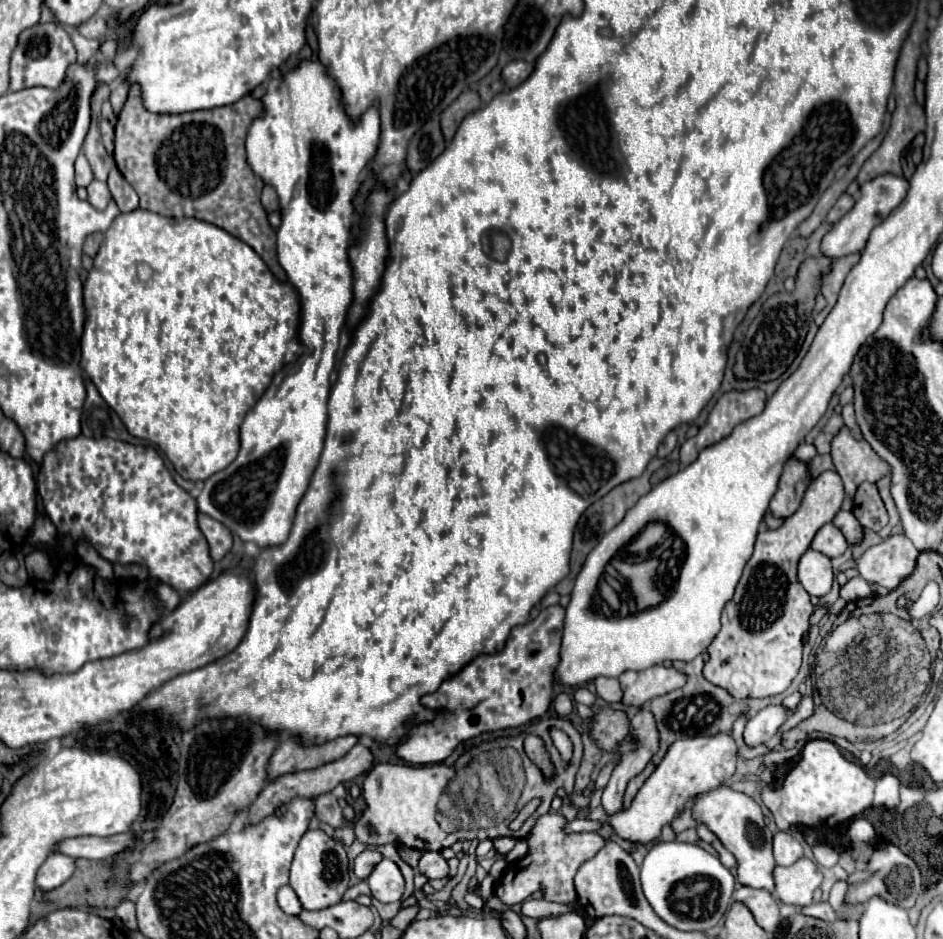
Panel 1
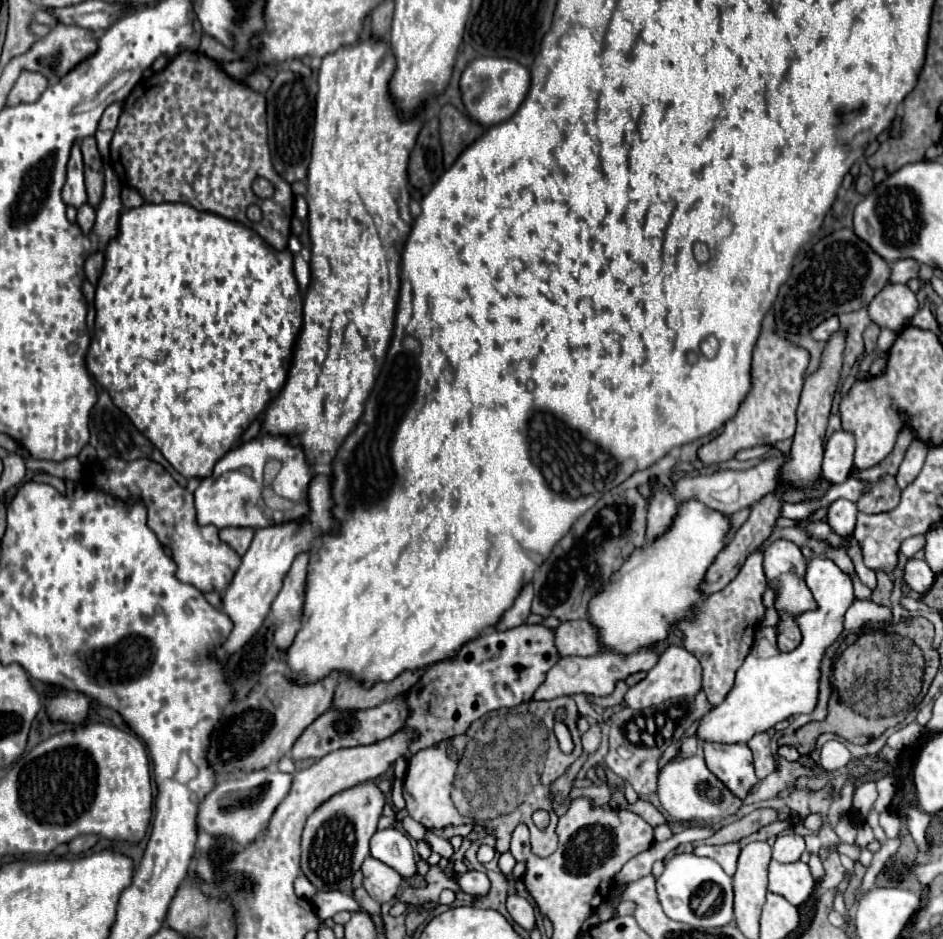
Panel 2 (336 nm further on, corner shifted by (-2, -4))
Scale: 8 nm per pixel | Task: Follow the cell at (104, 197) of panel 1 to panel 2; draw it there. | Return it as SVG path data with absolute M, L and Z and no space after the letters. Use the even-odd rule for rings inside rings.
M87 203L77 209L77 225L81 227L83 235L89 235L93 231L93 225L95 225L95 209L89 207Z

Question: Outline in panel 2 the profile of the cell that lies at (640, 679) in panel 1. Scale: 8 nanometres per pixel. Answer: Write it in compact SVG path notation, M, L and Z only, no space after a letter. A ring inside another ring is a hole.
M671 645L661 655L659 663L647 673L647 677L627 691L625 703L633 709L647 709L651 705L659 705L669 699L683 699L683 697L697 695L699 691L701 691L701 665L699 665L699 661L685 647Z

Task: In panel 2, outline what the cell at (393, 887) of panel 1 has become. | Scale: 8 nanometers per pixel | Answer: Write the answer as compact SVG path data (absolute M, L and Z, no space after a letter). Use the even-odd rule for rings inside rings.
M367 857L361 865L361 873L363 873L363 887L375 901L387 903L397 895L401 875L389 865L381 863L375 857Z

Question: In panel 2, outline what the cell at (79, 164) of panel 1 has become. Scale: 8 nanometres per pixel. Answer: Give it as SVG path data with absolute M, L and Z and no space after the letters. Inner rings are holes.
M75 141L71 147L71 157L67 163L67 179L65 179L61 197L67 205L73 205L73 207L81 207L87 201L85 183L83 183L83 157L79 149L79 141Z

